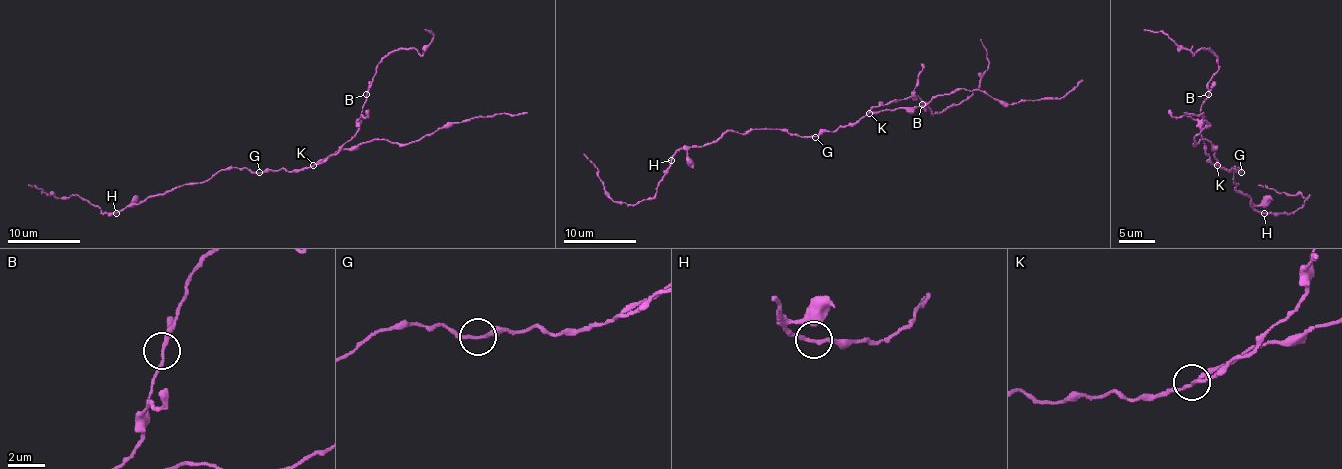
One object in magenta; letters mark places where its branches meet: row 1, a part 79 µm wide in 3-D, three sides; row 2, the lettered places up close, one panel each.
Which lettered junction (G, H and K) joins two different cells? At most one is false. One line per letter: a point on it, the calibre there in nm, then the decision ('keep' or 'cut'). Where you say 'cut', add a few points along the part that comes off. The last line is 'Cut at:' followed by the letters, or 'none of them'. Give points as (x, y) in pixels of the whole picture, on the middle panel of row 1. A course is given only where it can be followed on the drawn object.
G: place (815, 137); calibre 180 nm; keep
H: place (671, 160); calibre 190 nm; keep
K: place (869, 113); calibre 170 nm; cut; course (869, 113), (873, 108), (914, 97), (933, 113), (962, 104), (980, 84), (980, 75), (989, 62), (980, 39)
Cut at: K

